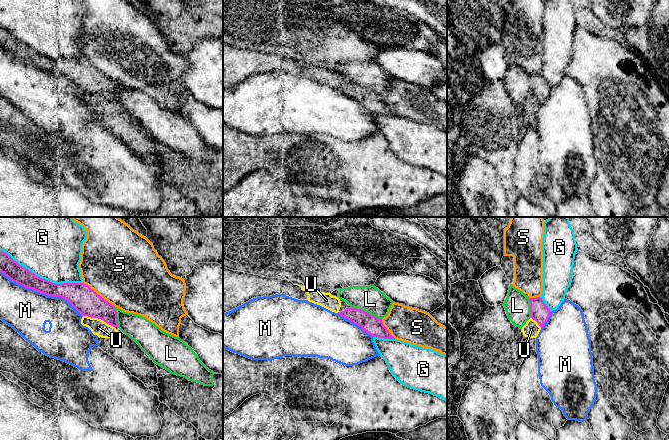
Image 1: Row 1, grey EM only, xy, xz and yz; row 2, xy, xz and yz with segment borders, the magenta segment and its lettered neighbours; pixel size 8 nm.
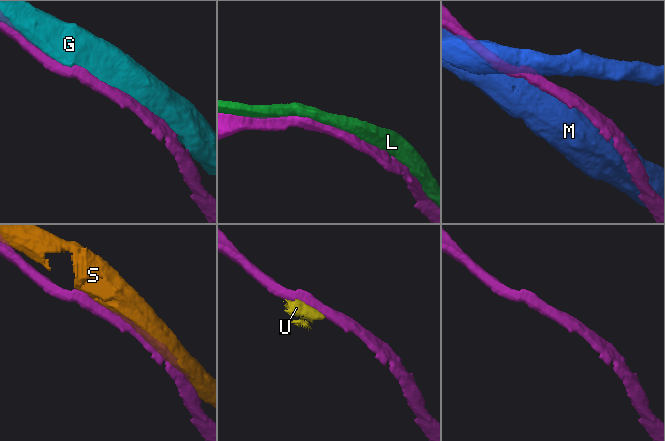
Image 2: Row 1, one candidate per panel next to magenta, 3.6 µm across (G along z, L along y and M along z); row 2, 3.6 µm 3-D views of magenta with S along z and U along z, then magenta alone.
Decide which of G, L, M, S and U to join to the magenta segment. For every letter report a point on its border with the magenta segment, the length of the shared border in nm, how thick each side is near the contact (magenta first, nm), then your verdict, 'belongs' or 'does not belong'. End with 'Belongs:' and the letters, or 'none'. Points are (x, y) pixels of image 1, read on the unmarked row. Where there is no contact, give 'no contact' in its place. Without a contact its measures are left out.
G: contact xy (41, 54); length 700 nm; calibres 140 and 460 nm; does not belong
L: contact xz (366, 88); length 260 nm; calibres 150 and 220 nm; does not belong
M: contact xy (42, 68); length 750 nm; calibres 160 and 360 nm; does not belong
S: contact xy (99, 71); length 320 nm; calibres 220 and 500 nm; does not belong
U: contact xy (99, 94); length 280 nm; calibres 220 and 130 nm; does not belong
Belongs: none

